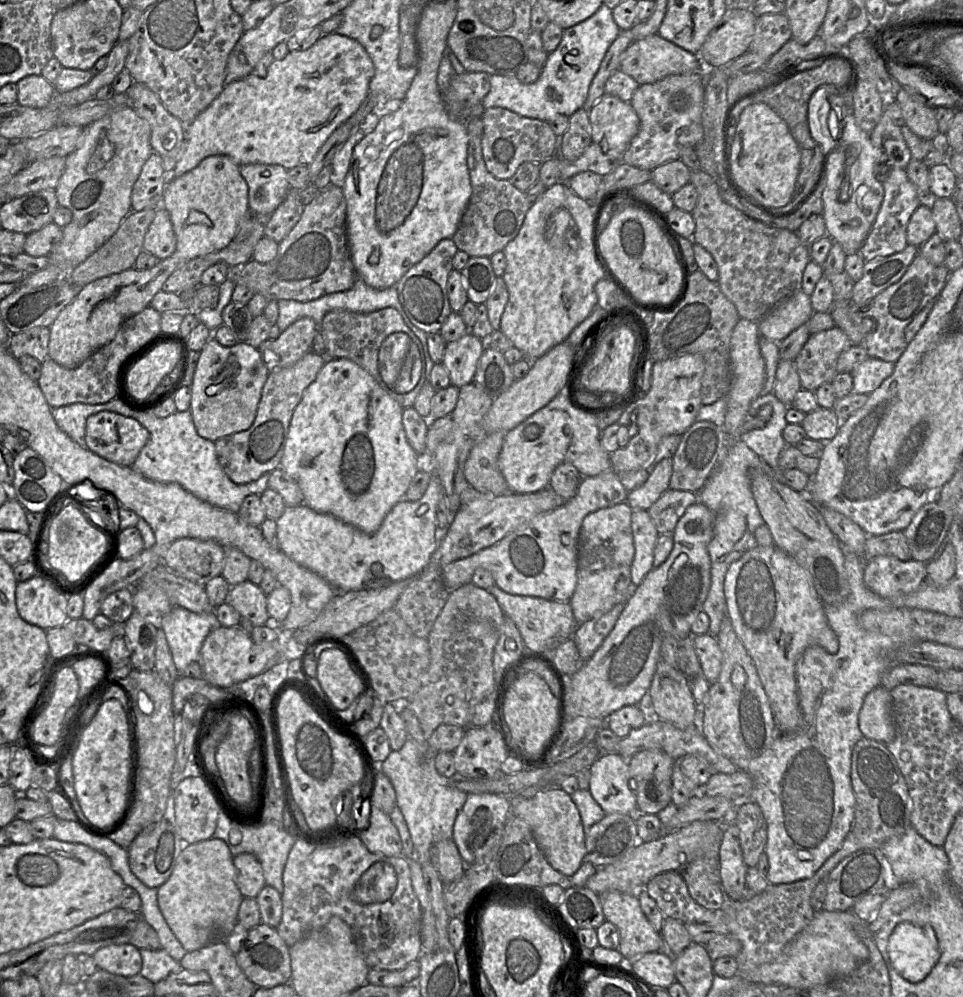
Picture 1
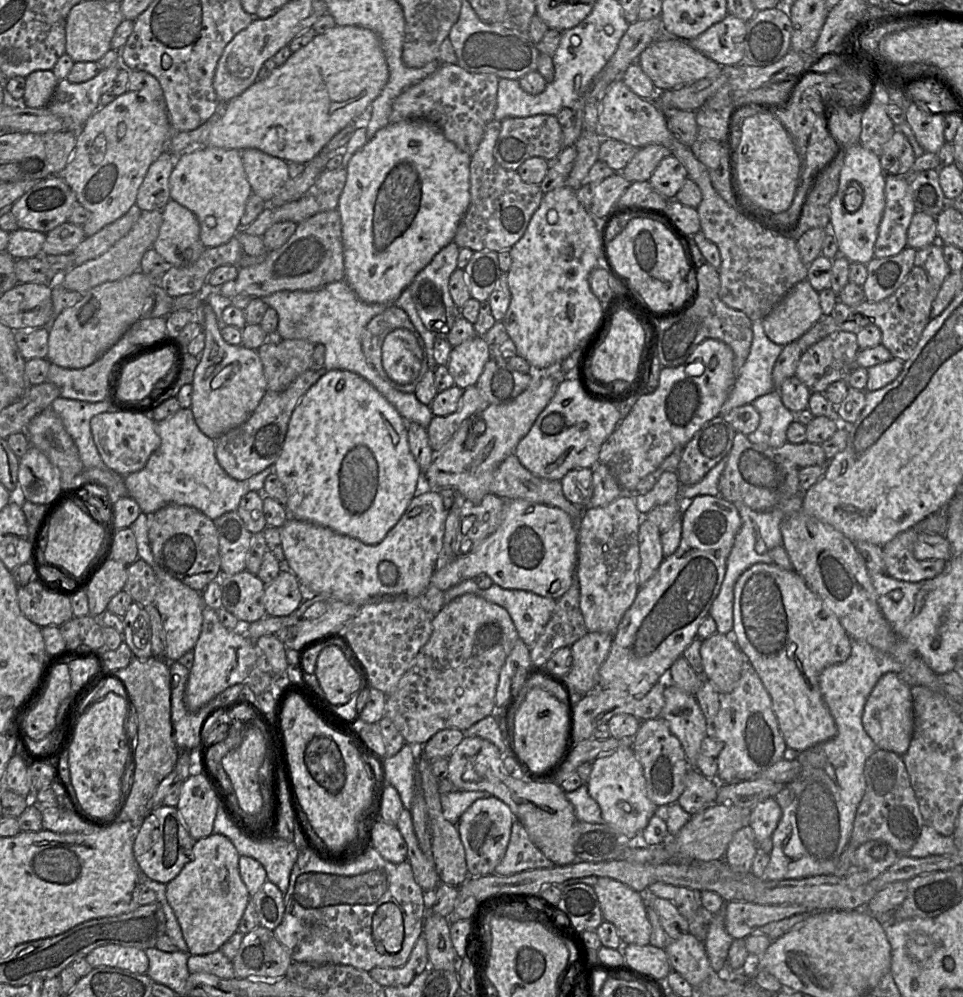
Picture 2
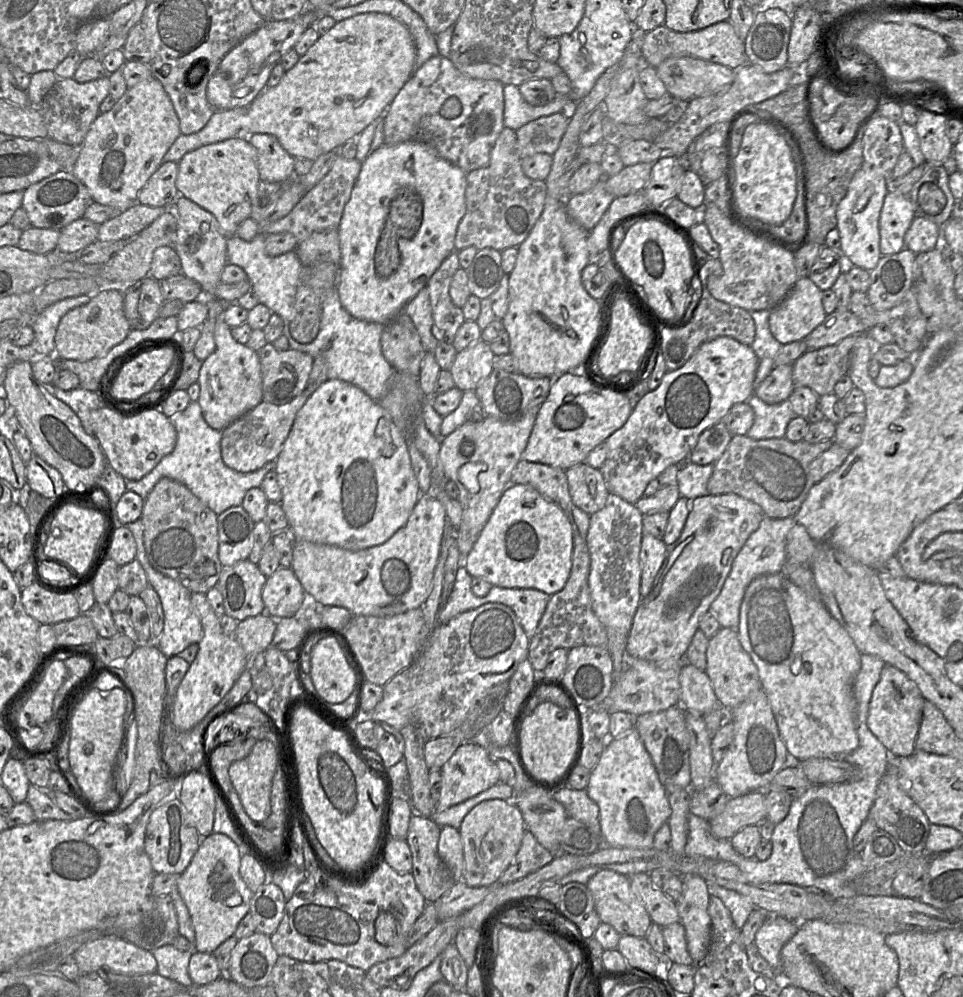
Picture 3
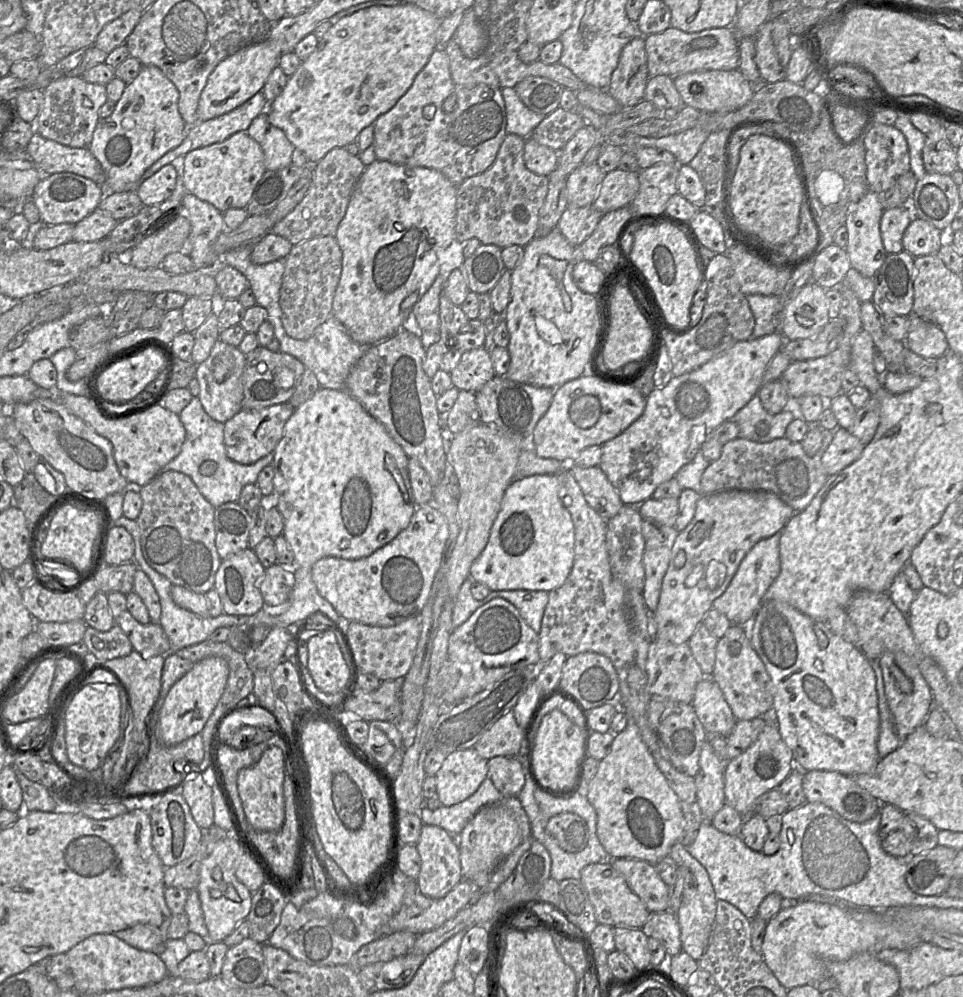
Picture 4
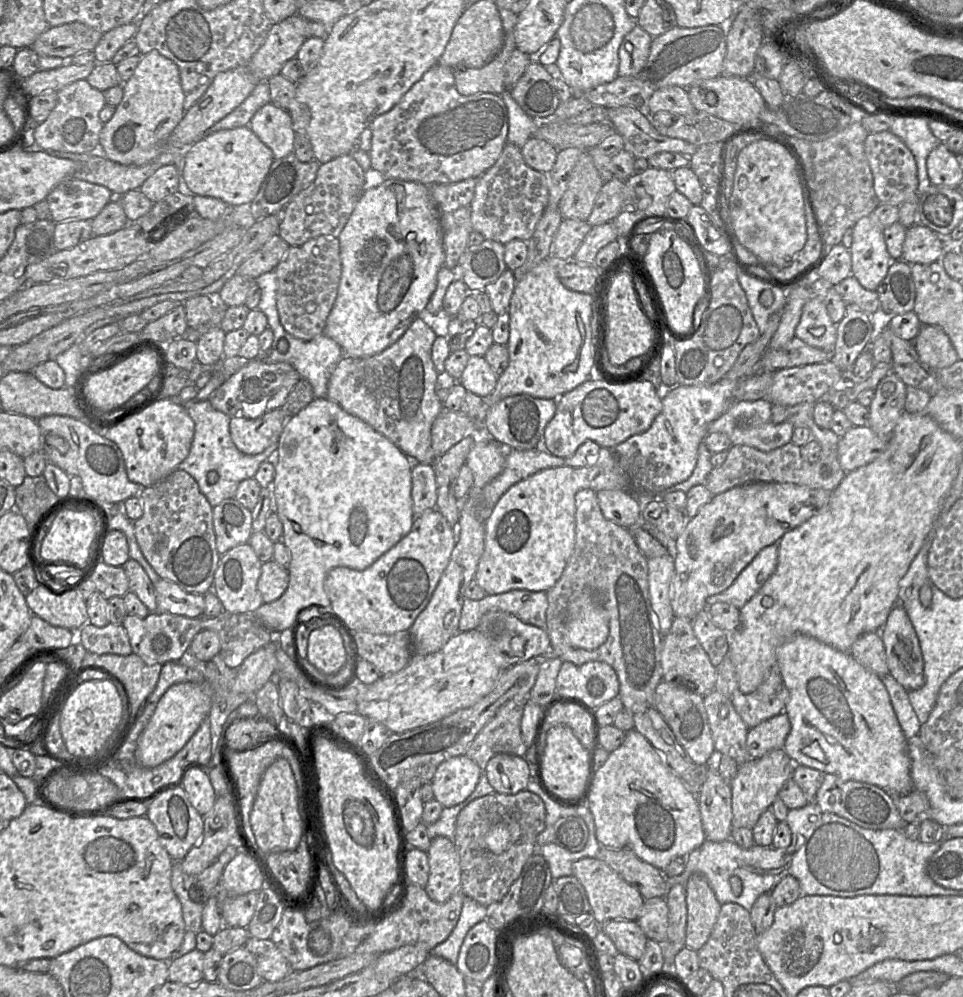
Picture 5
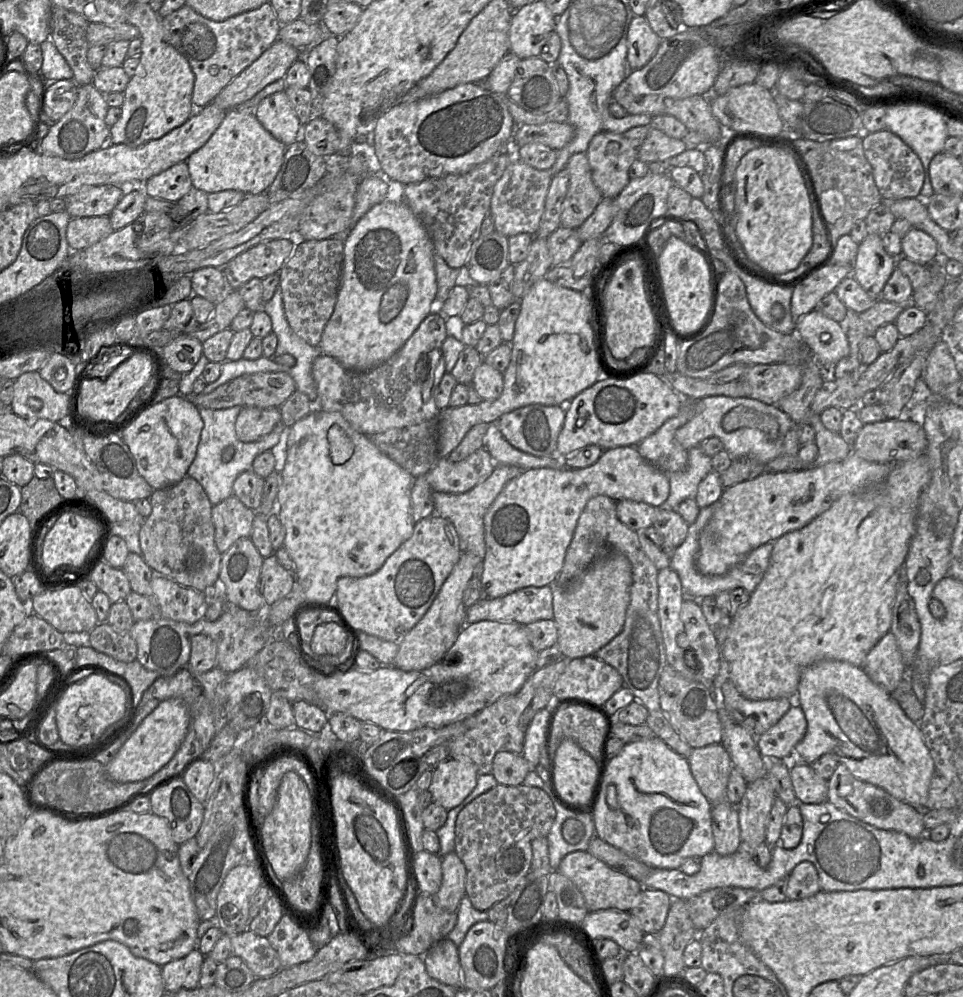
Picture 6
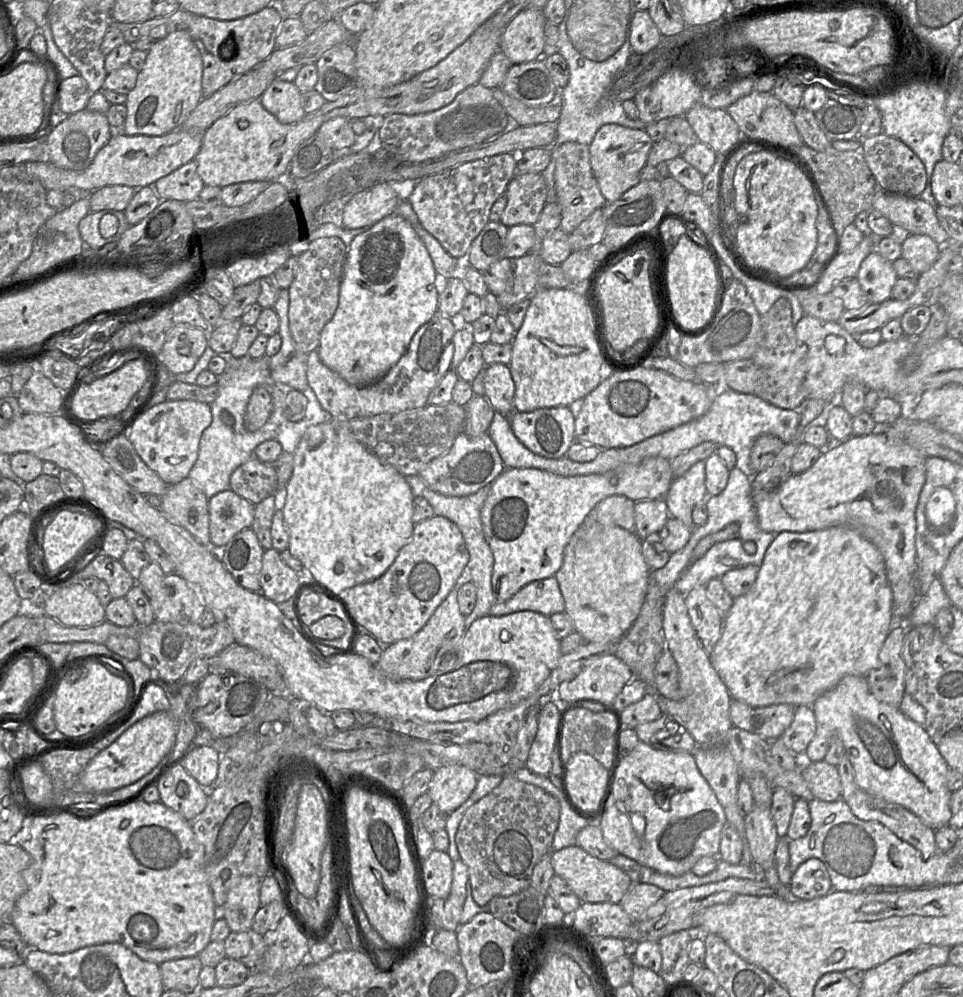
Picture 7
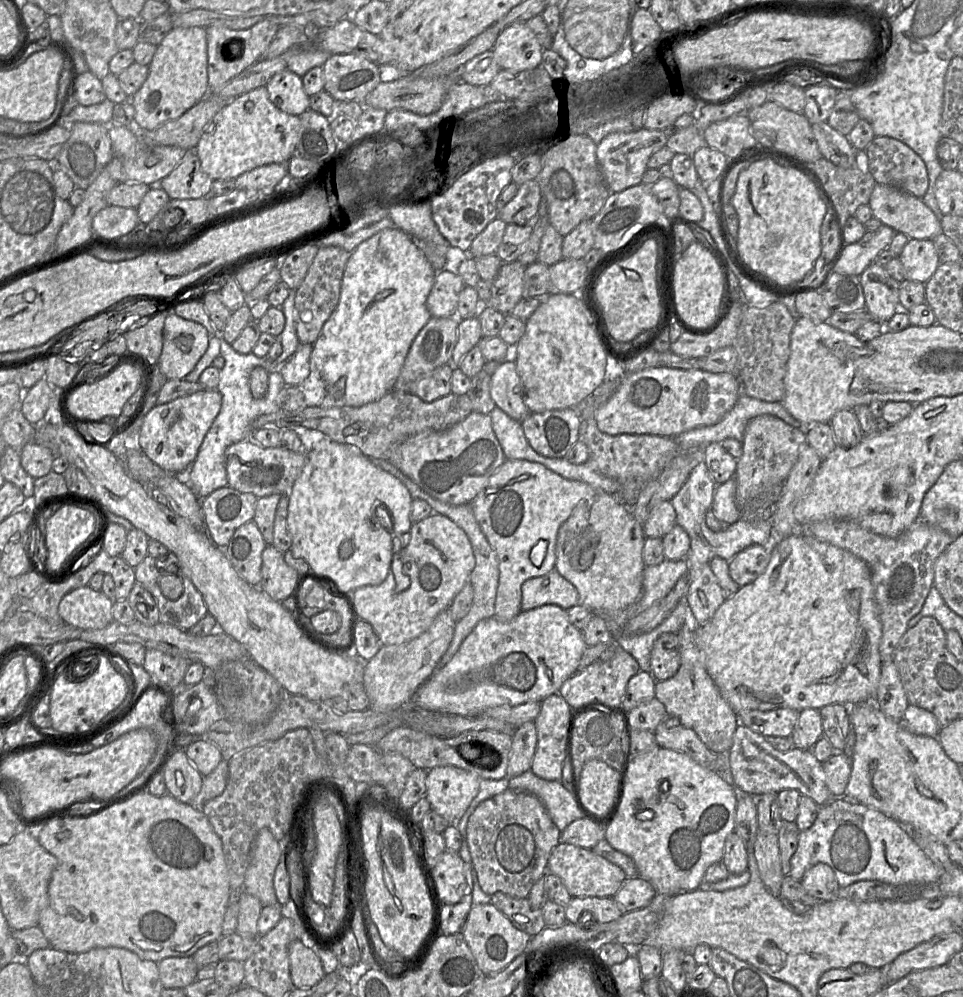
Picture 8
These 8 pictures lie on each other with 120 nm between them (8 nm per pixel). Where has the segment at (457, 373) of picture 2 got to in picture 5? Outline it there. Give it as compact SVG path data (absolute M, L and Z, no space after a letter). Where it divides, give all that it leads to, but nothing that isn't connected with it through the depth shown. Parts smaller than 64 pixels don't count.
M470 356L467 365L457 381L480 397L489 396L495 389L498 375L491 368L484 356Z

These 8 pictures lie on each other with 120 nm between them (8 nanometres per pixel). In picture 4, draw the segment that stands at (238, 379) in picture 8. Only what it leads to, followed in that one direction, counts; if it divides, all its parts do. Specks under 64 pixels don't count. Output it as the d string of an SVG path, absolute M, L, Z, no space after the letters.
M198 396L193 397L178 416L185 428L185 440L180 453L162 471L178 471L189 476L215 509L228 502L238 502L242 489L248 484L256 484L259 473L274 459L273 451L250 465L232 461L225 451L224 424L206 413Z

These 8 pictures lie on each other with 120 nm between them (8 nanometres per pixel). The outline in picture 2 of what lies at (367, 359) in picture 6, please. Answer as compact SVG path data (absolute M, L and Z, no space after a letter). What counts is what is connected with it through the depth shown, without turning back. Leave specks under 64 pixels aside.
M425 120L389 123L351 157L339 199L345 281L359 299L393 304L433 257L454 241L471 200L471 156Z

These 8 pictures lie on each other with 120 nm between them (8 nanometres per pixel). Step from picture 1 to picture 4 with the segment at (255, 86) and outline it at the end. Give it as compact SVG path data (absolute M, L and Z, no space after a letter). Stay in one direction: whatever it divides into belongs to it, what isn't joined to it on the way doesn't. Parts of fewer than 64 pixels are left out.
M400 3L390 7L372 6L343 17L333 24L323 37L319 39L315 50L306 59L302 60L295 73L288 77L287 84L281 94L268 105L267 116L270 123L283 130L293 146L301 150L307 157L310 165L314 166L333 148L345 147L347 144L355 141L359 133L365 127L374 124L380 115L389 111L407 92L416 75L427 64L430 56L438 47L437 32L441 21L442 19L438 18L433 13L412 3Z

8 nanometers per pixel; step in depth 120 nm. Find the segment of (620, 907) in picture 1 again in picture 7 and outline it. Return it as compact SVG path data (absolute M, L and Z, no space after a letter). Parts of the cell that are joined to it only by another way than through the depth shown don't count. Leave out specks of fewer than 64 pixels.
M576 845L551 851L551 863L554 873L569 885L581 902L619 903L632 884L631 878L610 861L598 859Z

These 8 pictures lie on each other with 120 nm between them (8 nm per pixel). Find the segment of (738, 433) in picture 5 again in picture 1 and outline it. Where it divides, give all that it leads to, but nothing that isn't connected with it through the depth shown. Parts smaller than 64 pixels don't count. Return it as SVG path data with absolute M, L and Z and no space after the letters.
M773 393L761 394L752 403L749 416L756 416L759 408L766 404L773 407L773 415L765 427L741 432L738 439L744 442L772 469L780 472L778 458L786 447L783 431L788 424L785 418L788 406L780 402Z

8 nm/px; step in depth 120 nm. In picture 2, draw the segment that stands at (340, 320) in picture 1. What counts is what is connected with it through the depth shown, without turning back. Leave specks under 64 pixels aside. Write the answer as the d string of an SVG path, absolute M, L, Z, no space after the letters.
M392 305L369 321L362 335L363 353L367 362L374 367L380 376L386 378L382 366L382 345L385 337L398 328L409 330L417 339L420 351L422 351L422 362L420 365L422 373L418 380L419 383L428 370L426 347L421 335L402 308Z

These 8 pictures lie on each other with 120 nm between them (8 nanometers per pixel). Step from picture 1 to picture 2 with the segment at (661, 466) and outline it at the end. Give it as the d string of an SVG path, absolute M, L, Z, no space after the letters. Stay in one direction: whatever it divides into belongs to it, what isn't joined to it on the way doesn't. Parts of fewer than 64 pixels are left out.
M673 471L662 473L654 487L645 494L634 495L635 506L641 515L646 515L656 506L667 504L679 498L680 482Z

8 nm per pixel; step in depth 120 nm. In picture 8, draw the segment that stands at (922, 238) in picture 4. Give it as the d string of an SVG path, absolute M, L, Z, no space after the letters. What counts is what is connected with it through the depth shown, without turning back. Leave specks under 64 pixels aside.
M909 239L899 259L904 267L906 279L925 284L939 266L939 256L930 239Z

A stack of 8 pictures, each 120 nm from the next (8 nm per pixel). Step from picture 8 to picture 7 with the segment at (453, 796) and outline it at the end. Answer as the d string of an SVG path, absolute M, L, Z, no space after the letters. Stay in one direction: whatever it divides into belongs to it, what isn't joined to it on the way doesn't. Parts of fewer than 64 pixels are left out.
M443 766L434 770L427 794L433 804L450 814L470 797L477 780L478 775L465 766Z

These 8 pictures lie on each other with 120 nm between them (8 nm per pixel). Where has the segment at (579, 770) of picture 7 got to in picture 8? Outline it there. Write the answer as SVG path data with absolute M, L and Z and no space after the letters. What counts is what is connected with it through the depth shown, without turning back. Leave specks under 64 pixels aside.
M590 760L582 768L578 784L582 803L602 817L616 808L622 773L600 760Z

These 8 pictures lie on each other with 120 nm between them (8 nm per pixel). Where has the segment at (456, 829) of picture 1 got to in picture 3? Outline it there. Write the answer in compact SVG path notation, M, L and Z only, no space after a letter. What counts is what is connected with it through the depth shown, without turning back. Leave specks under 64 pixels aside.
M484 800L464 817L458 829L463 844L463 881L471 887L498 881L514 860L526 830L521 811L512 801Z

